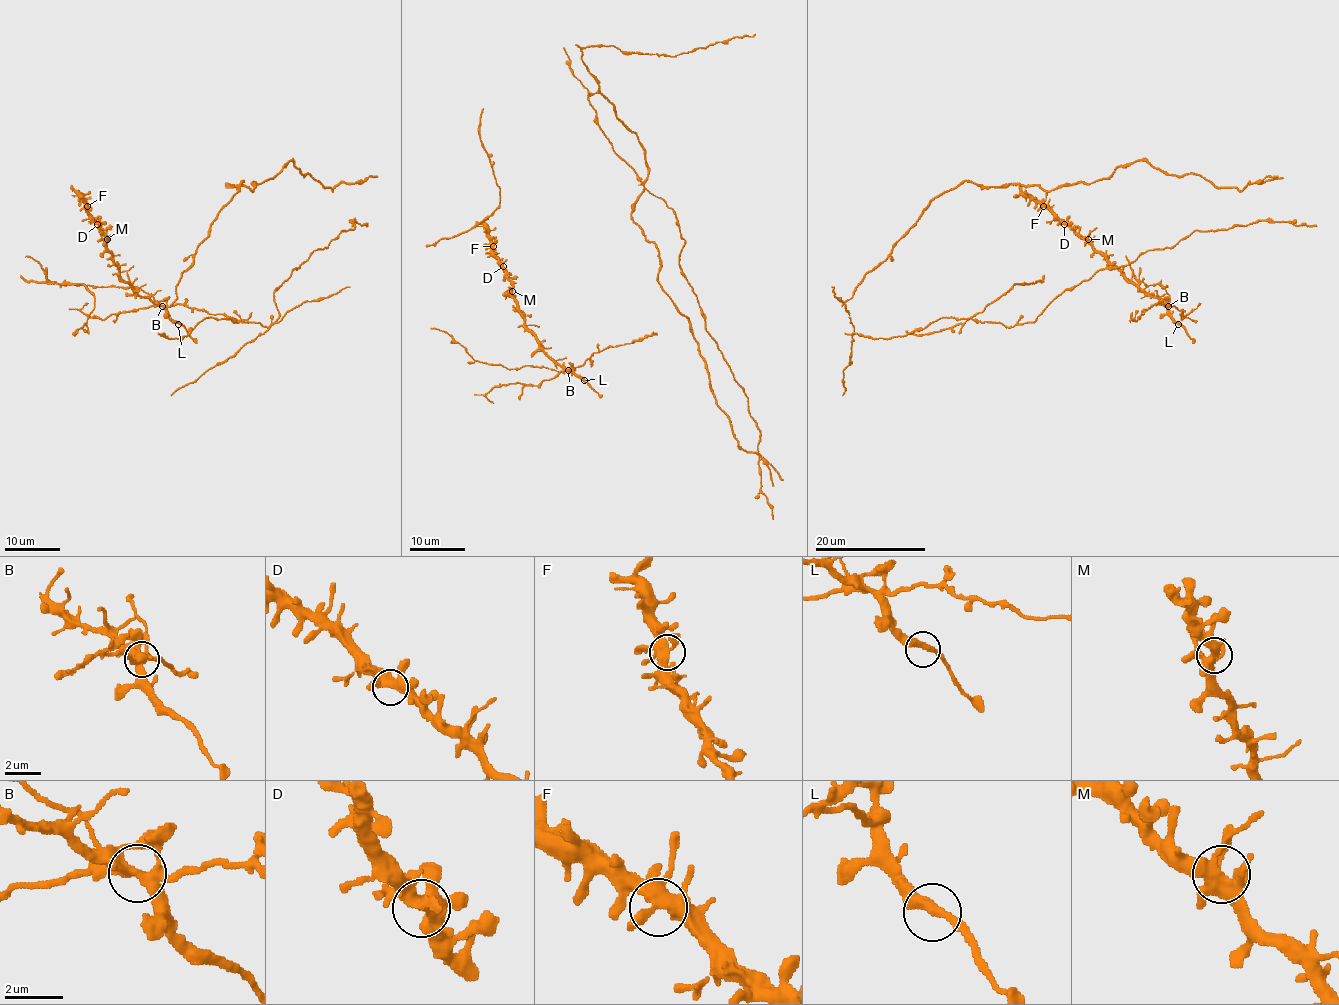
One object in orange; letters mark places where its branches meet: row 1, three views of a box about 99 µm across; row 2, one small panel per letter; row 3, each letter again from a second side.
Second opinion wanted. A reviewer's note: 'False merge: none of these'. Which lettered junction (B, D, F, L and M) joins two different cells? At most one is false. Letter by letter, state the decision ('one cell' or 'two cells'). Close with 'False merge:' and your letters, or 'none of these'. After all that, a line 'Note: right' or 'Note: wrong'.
B: two cells
D: one cell
F: one cell
L: one cell
M: one cell
False merge: B
Note: wrong

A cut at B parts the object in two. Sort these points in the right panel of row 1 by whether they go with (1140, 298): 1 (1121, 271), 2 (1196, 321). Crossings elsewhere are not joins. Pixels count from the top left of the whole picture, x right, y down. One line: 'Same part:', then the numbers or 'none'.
Same part: 1

